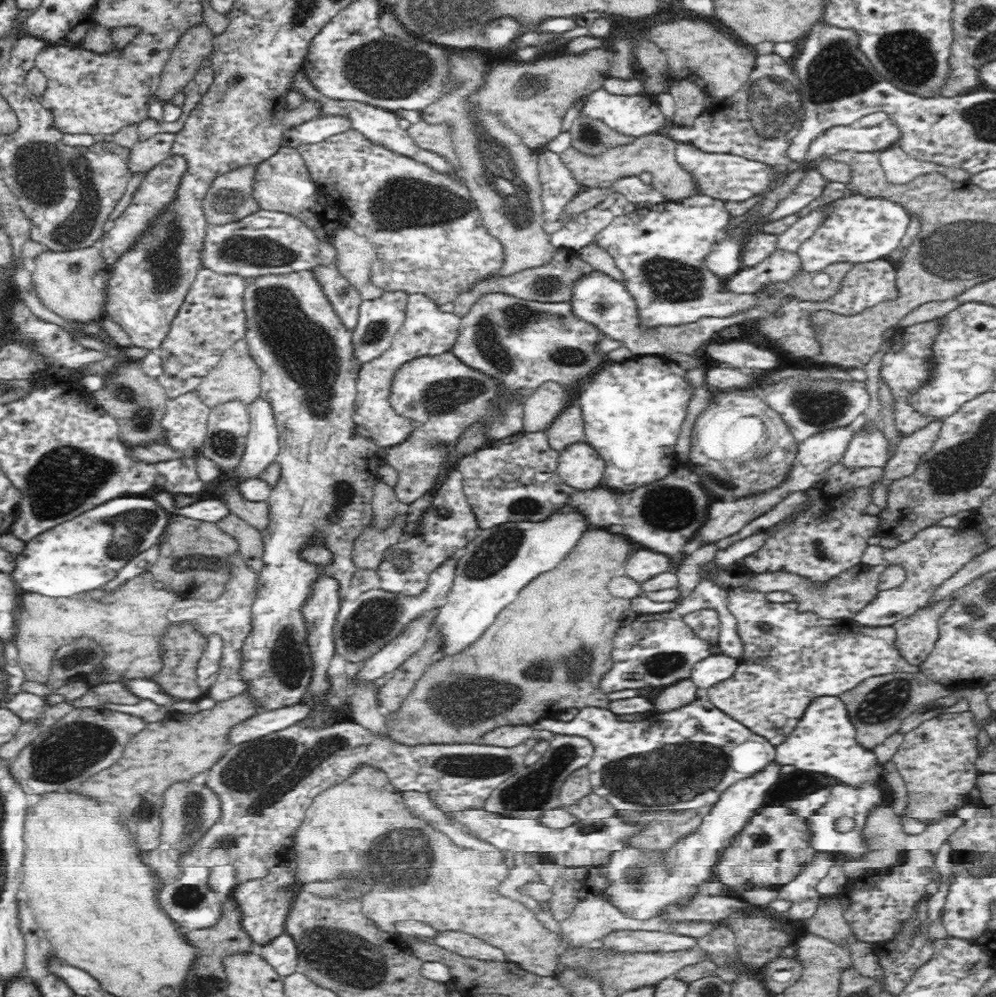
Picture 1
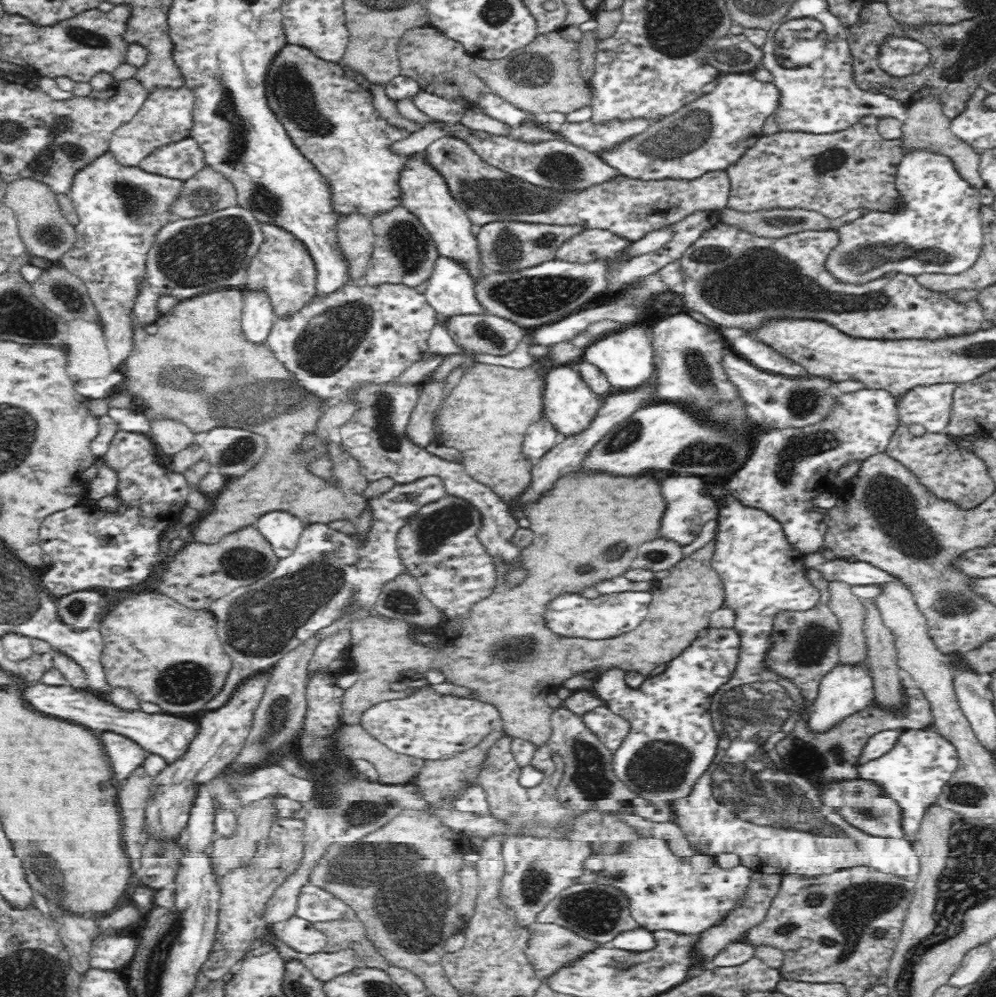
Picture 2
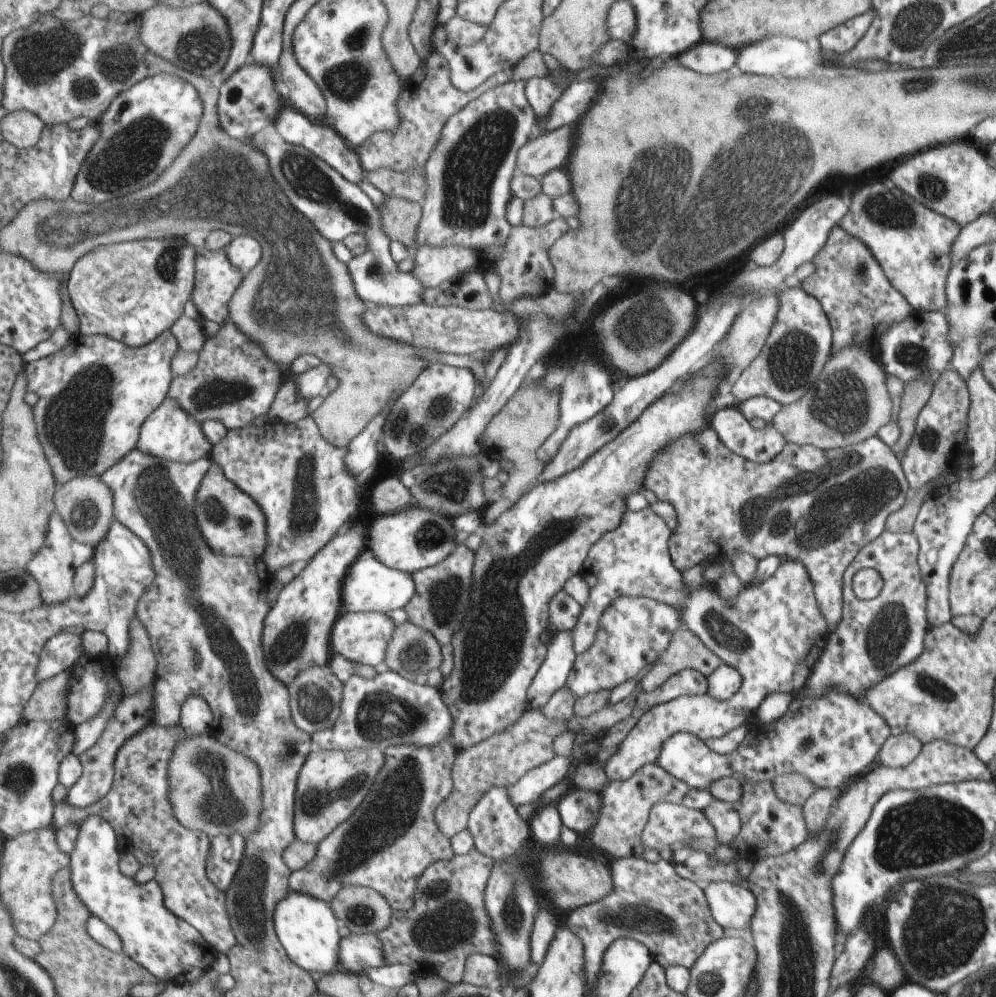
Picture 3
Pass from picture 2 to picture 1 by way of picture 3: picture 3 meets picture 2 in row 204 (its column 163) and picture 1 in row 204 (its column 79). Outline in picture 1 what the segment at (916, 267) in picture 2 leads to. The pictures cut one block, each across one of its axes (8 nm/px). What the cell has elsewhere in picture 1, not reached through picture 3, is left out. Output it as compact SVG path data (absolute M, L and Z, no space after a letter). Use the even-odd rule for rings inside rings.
M848 188L844 198L834 204L832 214L826 218L826 222L796 252L802 258L802 270L808 274L820 274L830 264L872 264L878 260L888 260L888 256L906 236L908 226L910 220L906 210L902 210L894 202L886 202L880 198L870 200L862 194L852 196Z

